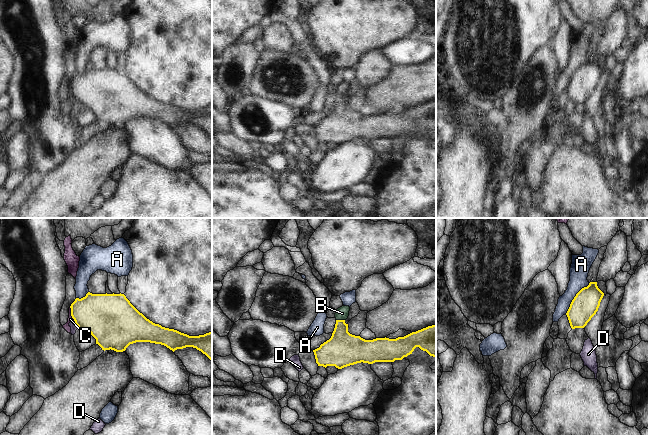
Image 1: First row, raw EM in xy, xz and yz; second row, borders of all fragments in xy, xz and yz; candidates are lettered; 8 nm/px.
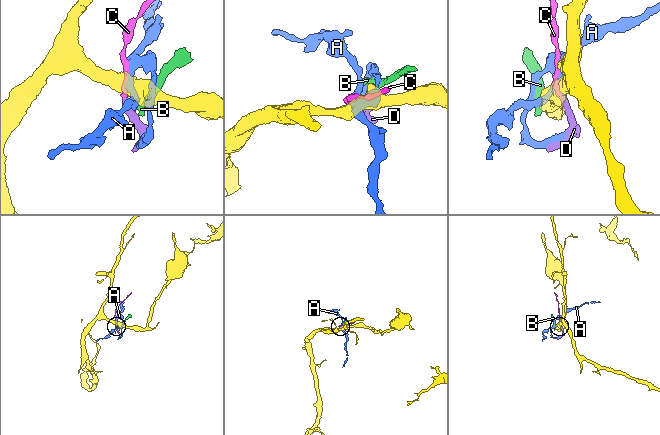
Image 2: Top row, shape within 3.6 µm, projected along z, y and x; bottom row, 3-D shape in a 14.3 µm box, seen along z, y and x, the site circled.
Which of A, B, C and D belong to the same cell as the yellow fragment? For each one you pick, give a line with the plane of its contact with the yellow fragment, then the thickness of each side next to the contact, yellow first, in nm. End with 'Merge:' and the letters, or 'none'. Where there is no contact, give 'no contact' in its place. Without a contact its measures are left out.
Merge: none

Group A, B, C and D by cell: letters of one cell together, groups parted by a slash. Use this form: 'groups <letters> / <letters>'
groups A / B / C D

